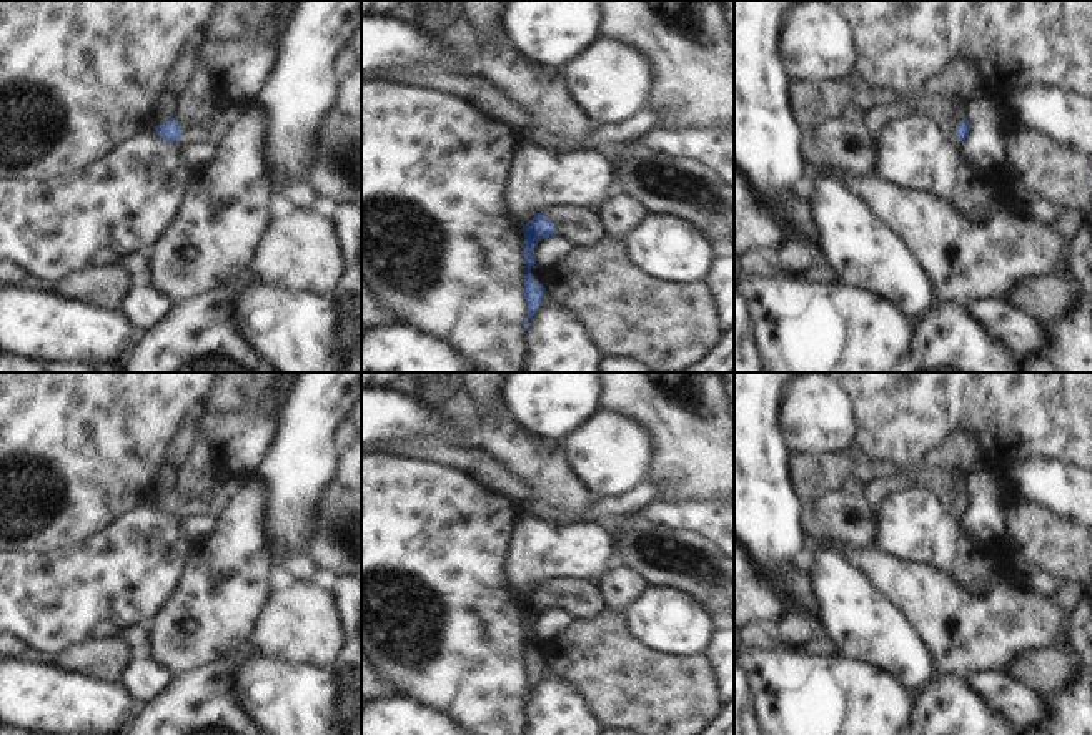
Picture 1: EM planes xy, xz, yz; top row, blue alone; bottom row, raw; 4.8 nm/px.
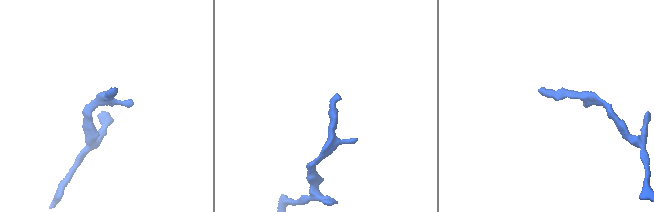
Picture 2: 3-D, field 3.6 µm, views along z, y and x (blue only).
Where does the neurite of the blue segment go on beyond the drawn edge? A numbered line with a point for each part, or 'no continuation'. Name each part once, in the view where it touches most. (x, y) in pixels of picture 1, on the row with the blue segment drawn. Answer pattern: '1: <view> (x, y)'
1: yz (946, 112)

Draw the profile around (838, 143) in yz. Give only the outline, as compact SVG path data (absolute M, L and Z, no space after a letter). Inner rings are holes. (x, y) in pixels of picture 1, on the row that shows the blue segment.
M841 116L802 131L802 158L817 170L869 176L876 170L877 155L879 135L871 133L866 123L851 123Z

